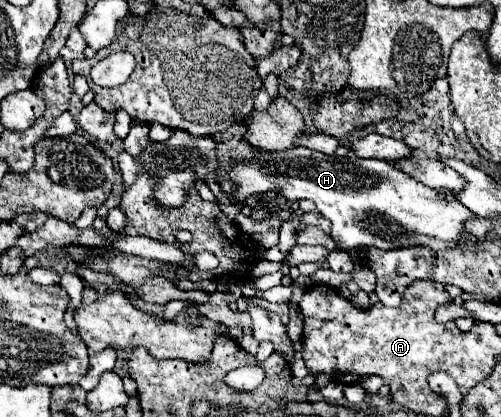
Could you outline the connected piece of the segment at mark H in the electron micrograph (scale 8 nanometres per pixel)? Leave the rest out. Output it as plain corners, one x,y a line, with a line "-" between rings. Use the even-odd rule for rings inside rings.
290,148
282,152
258,152
252,160
234,160
234,166
228,172
228,178
234,182
234,190
226,196
240,206
246,206
246,200
254,194
276,192
286,202
298,202
302,198
312,200
322,216
332,222
332,236
338,242
340,250
352,250
358,246
376,246
380,250
394,250
404,246
428,246
432,250
444,250
456,246
464,234
464,222
474,214
462,206
458,200
446,202
438,196
436,190
420,184
418,180
396,170
390,162
384,160
364,160
356,156
326,156
310,148

